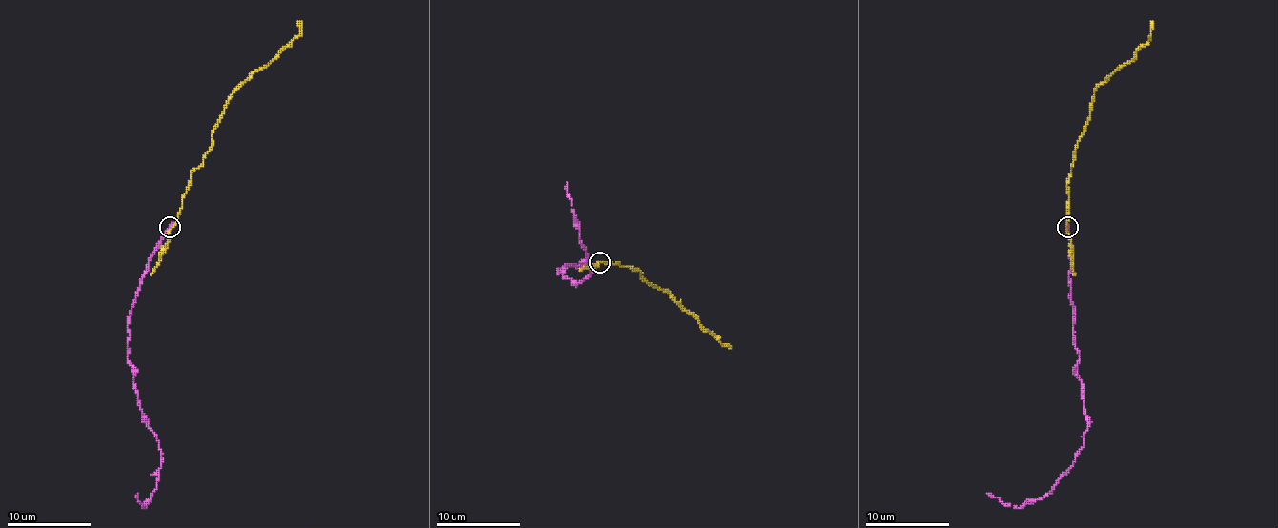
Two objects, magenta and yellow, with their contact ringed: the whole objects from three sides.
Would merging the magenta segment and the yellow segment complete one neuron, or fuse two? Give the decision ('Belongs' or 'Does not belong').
Does not belong

